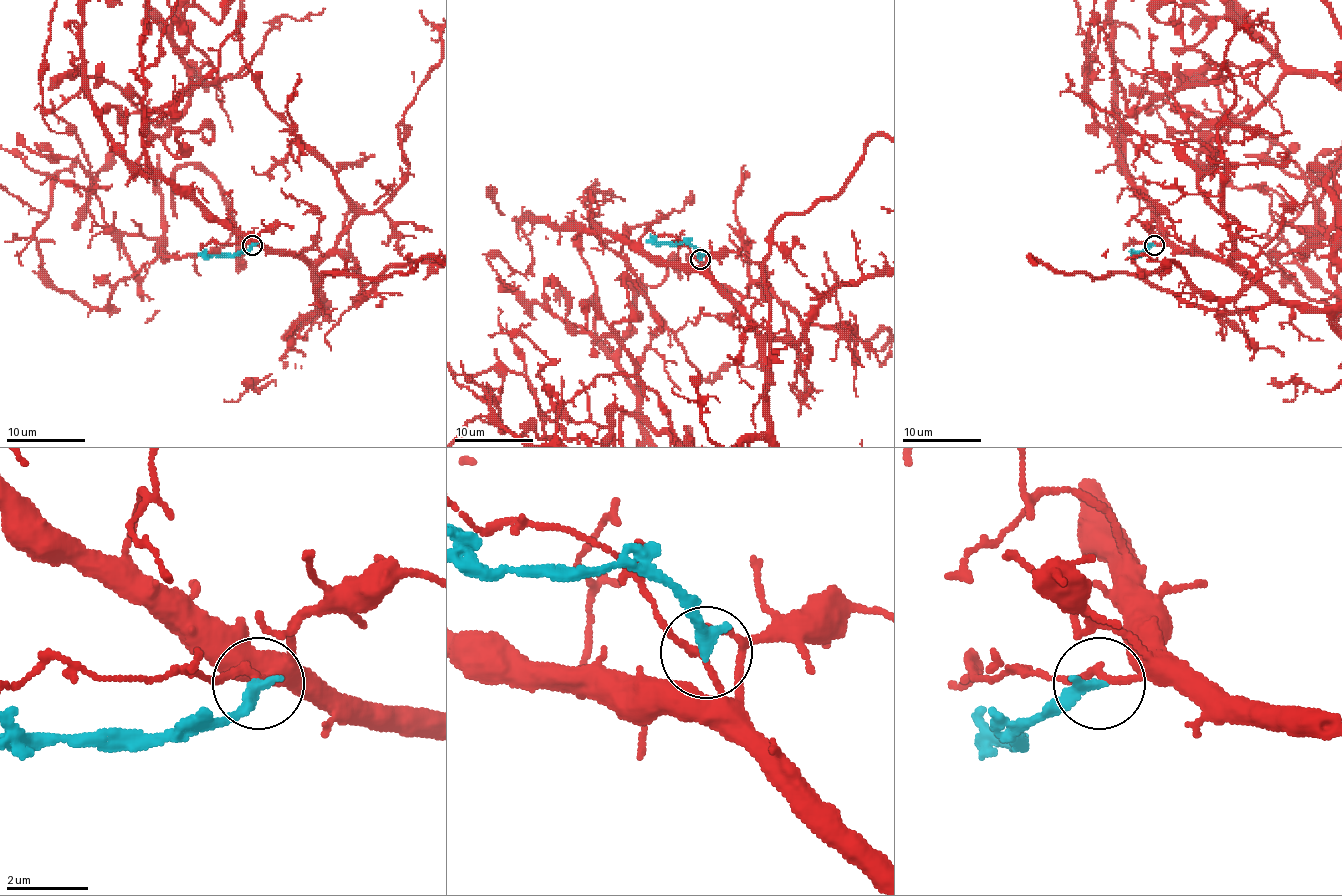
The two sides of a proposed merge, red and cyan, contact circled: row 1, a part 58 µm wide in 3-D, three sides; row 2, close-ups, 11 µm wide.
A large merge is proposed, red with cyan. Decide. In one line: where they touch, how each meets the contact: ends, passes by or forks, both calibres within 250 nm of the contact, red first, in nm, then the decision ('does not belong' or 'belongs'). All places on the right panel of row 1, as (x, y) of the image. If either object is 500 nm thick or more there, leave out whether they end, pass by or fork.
place (1154, 245); red passes by; cyan ends; calibres 150 and 320 nm; does not belong

